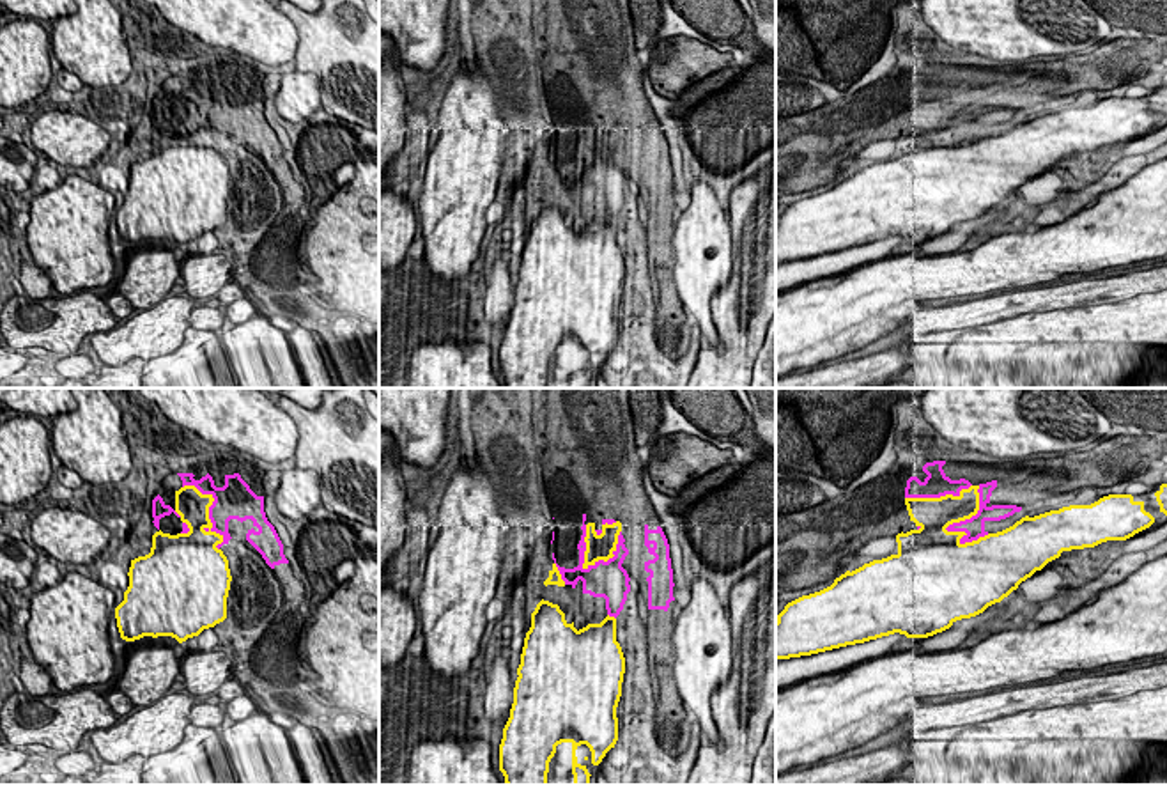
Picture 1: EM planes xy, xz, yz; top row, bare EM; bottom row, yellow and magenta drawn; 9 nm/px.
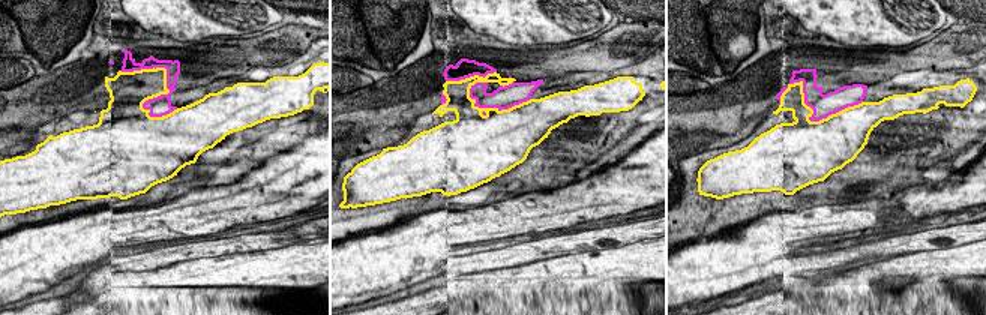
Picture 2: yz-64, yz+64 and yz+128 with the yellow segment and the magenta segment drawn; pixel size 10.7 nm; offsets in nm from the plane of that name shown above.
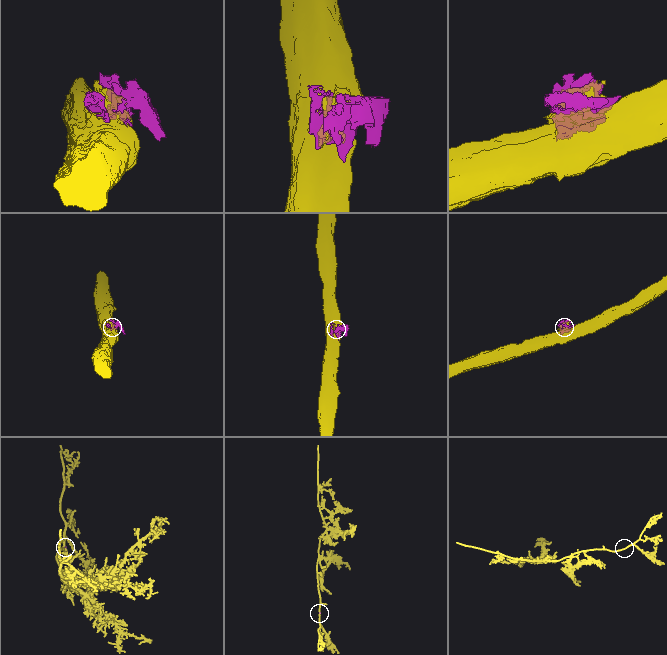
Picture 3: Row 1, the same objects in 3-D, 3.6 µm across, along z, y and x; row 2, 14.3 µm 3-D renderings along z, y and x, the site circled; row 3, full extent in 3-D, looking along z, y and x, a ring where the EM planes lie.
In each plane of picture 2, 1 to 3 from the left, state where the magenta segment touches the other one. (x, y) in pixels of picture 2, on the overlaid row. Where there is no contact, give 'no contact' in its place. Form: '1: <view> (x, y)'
1: yz-64 (168, 92)
2: yz+64 (496, 108)
3: yz+128 (811, 116)

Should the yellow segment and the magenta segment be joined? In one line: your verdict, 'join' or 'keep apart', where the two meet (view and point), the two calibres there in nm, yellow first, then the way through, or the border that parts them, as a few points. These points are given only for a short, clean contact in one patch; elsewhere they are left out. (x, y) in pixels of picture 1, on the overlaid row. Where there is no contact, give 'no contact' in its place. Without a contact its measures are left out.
keep apart; contact yz (960, 520); calibres 320 and 190 nm

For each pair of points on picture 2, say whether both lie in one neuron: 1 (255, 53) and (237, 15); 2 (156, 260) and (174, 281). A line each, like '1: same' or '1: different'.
1: different
2: different

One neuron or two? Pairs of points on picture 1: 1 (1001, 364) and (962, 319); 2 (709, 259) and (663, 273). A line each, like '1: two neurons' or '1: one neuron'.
1: two neurons
2: two neurons

